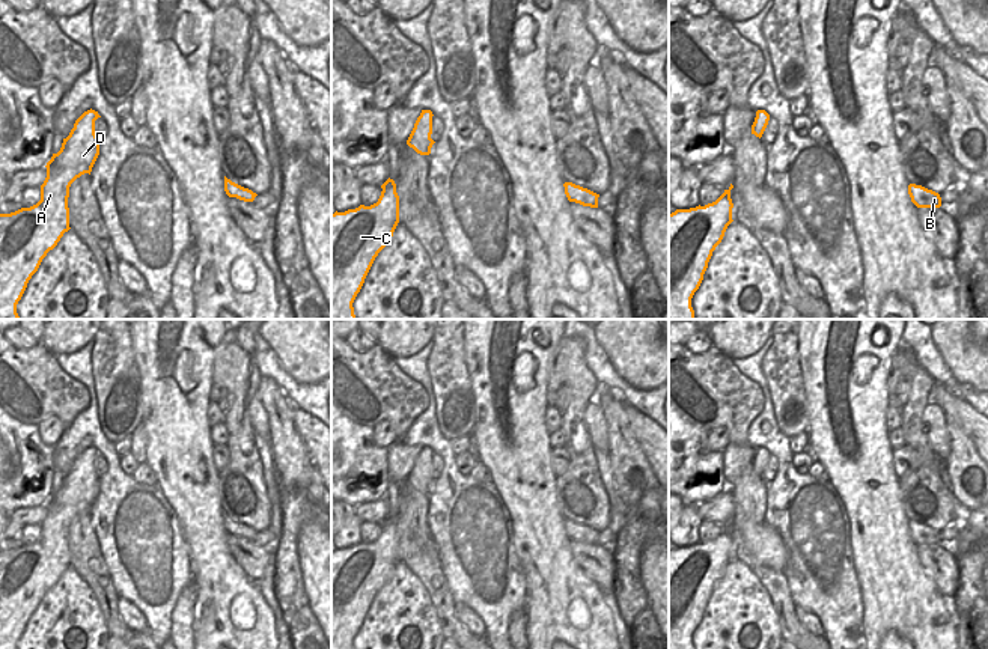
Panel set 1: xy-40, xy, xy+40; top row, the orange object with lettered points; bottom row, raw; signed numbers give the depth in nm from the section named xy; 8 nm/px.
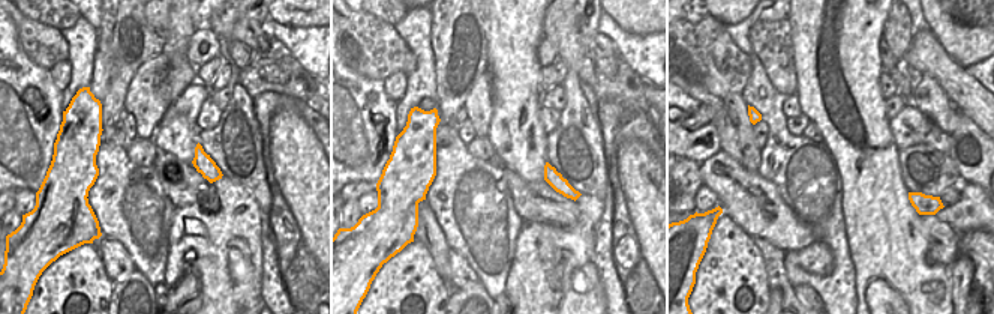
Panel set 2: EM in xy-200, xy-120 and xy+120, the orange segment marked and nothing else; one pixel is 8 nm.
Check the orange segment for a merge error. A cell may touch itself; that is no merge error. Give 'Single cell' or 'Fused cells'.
Single cell.

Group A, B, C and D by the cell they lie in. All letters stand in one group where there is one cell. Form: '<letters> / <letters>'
A B C D

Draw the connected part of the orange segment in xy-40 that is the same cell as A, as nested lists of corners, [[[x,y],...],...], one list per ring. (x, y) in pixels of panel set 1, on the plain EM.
[[[84,449],[62,485],[47,500],[41,538],[11,551],[0,551],[0,649],[17,649],[29,617],[42,596],[69,565],[69,524],[92,504],[99,492],[95,471],[98,449]]]

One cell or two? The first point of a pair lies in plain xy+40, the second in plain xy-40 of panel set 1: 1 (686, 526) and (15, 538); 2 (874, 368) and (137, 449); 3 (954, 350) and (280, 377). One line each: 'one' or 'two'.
1: one
2: two
3: two

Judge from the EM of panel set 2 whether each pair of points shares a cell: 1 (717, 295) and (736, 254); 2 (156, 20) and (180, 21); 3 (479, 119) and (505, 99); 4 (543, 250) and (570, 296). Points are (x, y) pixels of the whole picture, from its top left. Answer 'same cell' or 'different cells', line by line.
1: same cell
2: different cells
3: different cells
4: different cells

